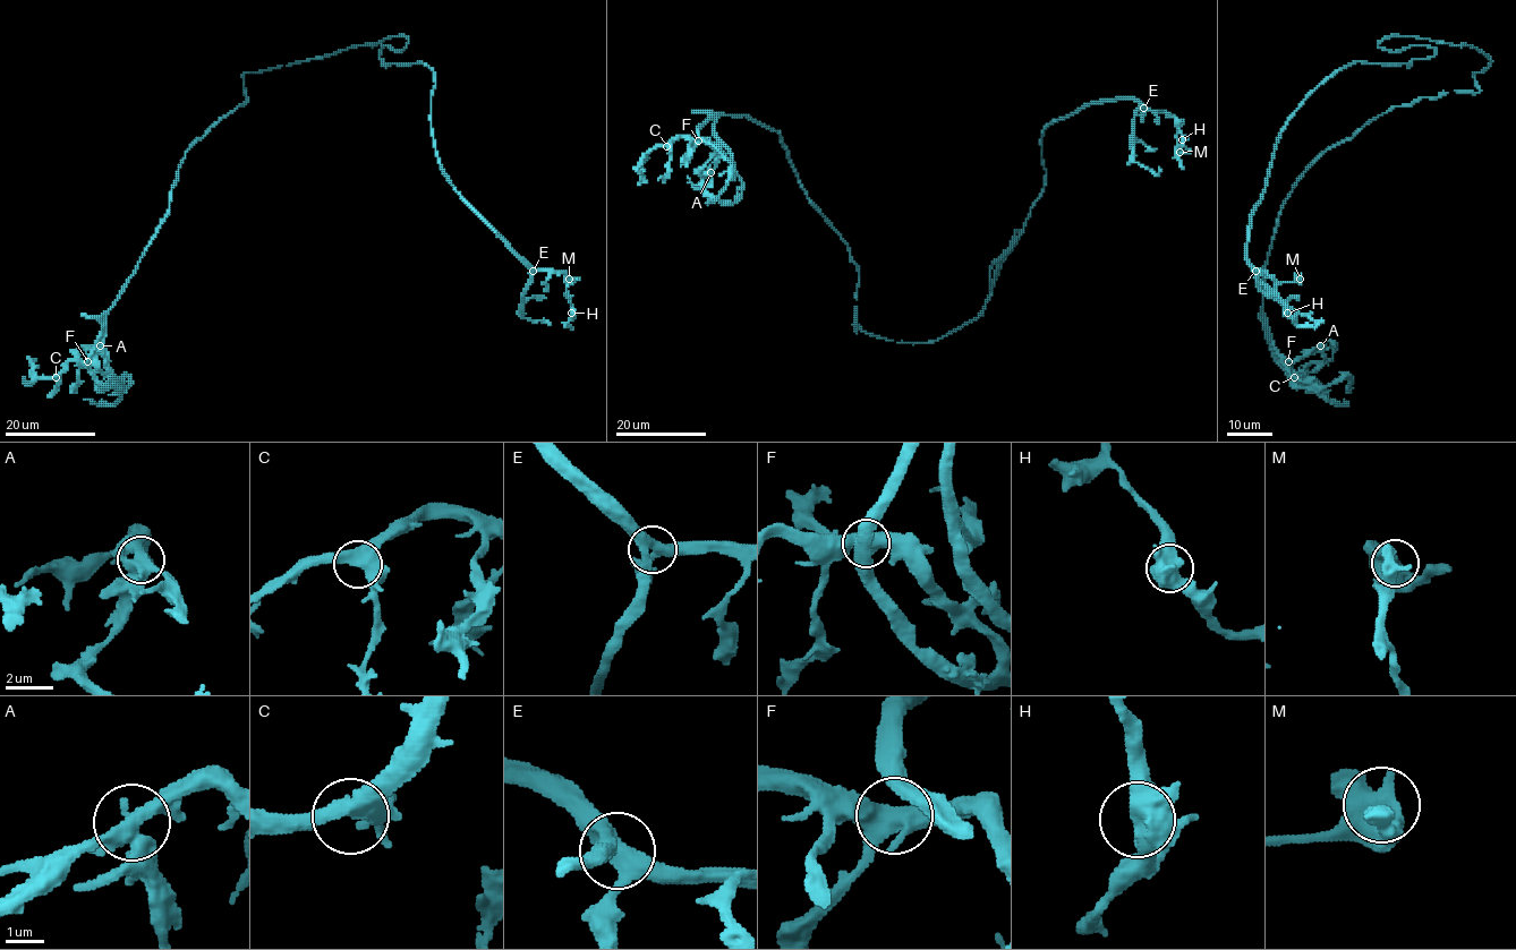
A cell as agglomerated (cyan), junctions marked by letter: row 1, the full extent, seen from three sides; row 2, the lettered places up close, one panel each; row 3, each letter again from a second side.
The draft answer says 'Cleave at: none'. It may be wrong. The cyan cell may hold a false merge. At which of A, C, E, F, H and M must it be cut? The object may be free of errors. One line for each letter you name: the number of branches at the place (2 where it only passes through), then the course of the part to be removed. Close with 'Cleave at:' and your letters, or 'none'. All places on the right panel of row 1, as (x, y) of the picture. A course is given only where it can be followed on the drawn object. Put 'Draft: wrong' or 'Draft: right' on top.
Draft: wrong
A: Branches: 4. Course of the part to remove: (1320, 345), (1284, 360), (1284, 366), (1323, 387), (1345, 377), (1351, 378), (1350, 390), (1352, 385)
Cleave at: A

